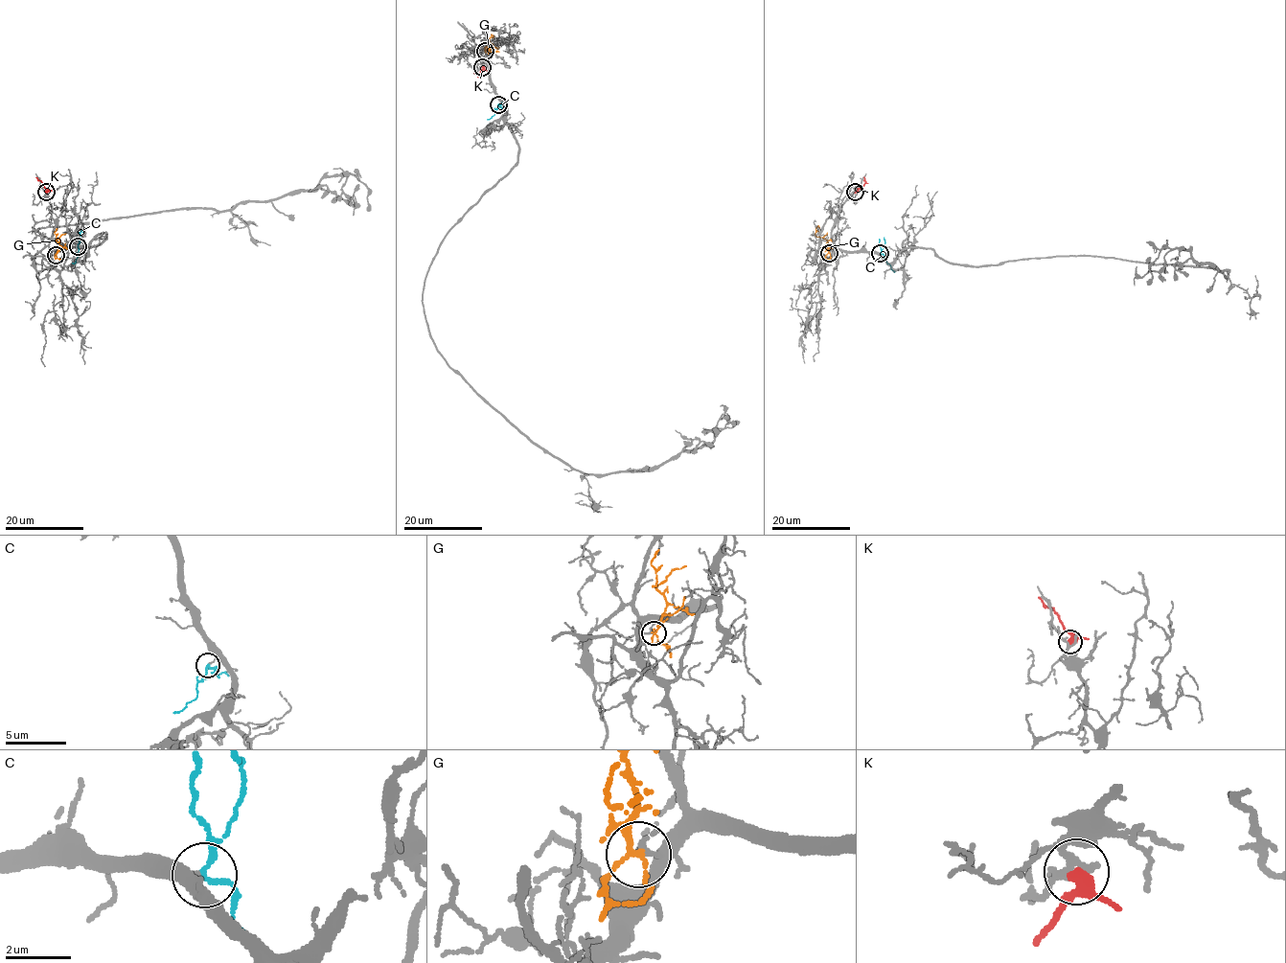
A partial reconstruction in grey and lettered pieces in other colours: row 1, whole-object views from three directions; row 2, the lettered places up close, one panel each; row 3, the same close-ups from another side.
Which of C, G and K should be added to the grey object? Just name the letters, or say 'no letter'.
G

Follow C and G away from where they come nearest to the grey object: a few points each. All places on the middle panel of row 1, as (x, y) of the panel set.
C: (497, 104), (494, 114), (487, 119)
G: (485, 50), (491, 49), (492, 37)

